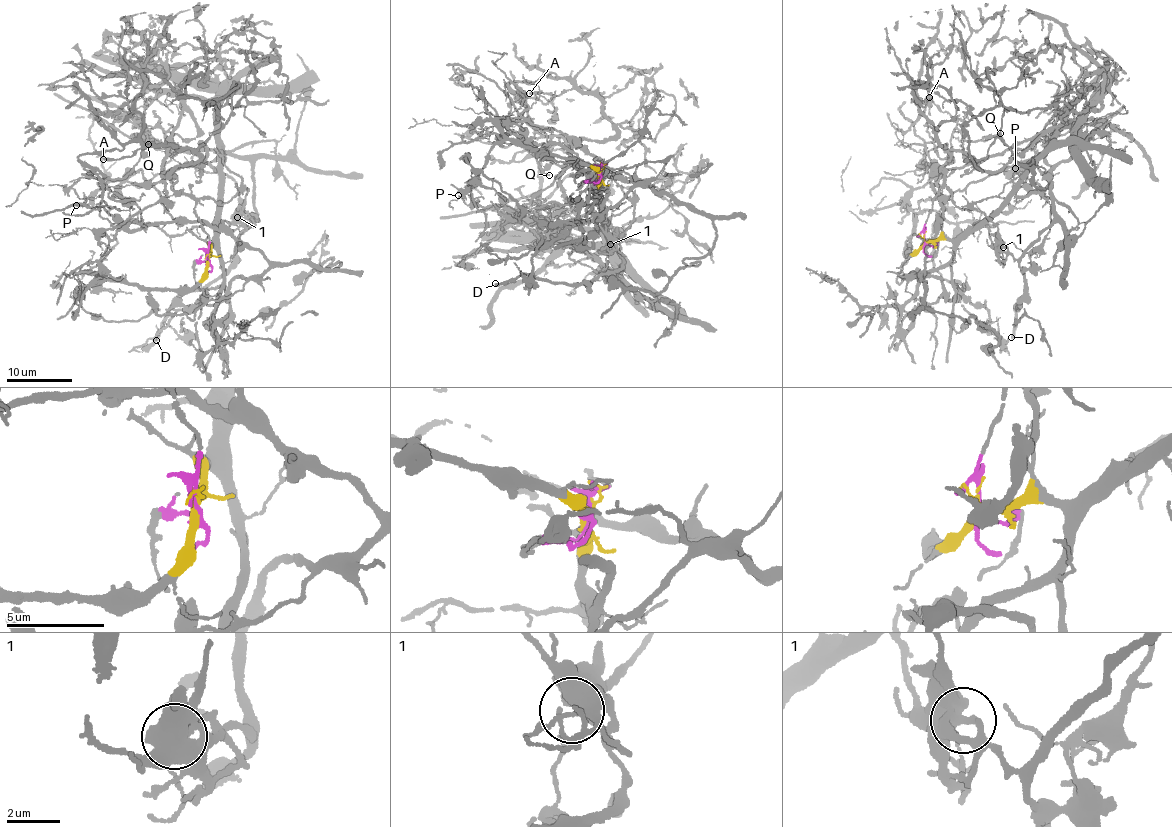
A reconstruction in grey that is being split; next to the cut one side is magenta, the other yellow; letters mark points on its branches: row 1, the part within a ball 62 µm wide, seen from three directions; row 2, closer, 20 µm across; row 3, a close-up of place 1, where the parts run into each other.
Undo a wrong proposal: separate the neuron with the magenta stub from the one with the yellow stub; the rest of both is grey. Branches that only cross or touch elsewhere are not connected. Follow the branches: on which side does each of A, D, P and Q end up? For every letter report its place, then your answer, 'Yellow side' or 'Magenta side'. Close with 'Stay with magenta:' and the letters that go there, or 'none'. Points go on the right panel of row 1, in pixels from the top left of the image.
A: Place: (929, 97). Magenta side
D: Place: (1011, 337). Yellow side
P: Place: (1015, 168). Yellow side
Q: Place: (1000, 133). Magenta side
Stay with magenta: A, Q

